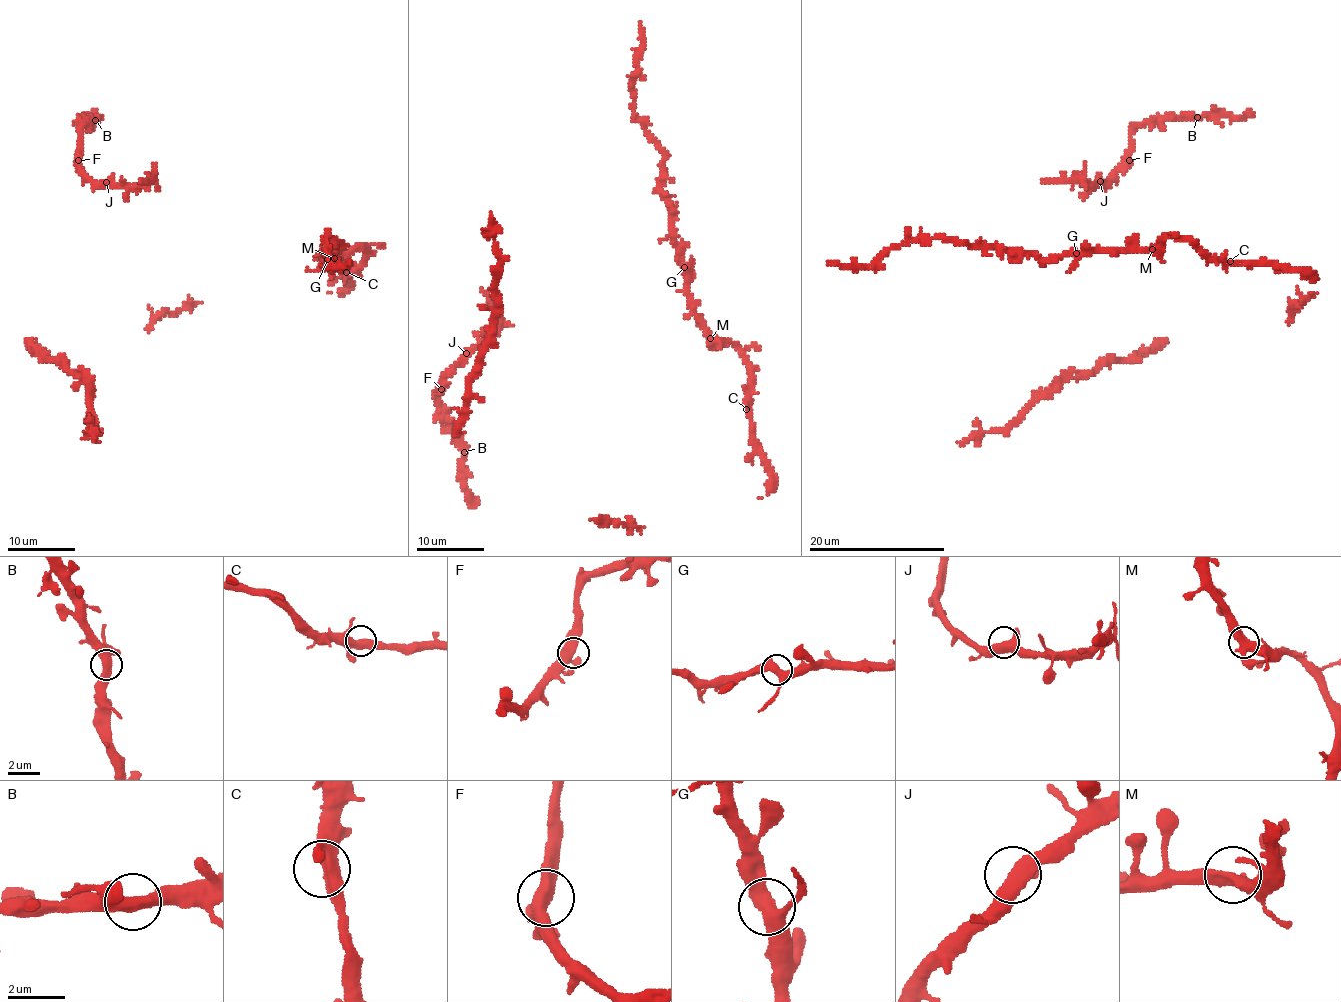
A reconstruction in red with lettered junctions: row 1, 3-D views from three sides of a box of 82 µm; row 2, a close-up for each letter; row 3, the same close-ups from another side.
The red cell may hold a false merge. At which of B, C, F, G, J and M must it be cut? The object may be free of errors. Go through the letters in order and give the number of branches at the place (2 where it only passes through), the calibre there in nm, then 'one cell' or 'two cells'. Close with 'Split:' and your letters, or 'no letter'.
B: 3 | 440 nm | one cell
C: 3 | 420 nm | one cell
F: 3 | 440 nm | one cell
G: 3 | 440 nm | one cell
J: 3 | 440 nm | one cell
M: 3 | 400 nm | one cell
Split: no letter

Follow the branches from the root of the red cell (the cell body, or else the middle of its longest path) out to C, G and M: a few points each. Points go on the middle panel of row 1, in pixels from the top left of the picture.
C: (768, 460), (755, 440), (752, 414), (746, 409)
G: (768, 460), (755, 440), (751, 423), (747, 359), (732, 343), (721, 343), (709, 334), (694, 309), (683, 266)
M: (768, 460), (755, 440), (751, 423), (751, 374), (747, 359), (732, 343), (710, 338)

